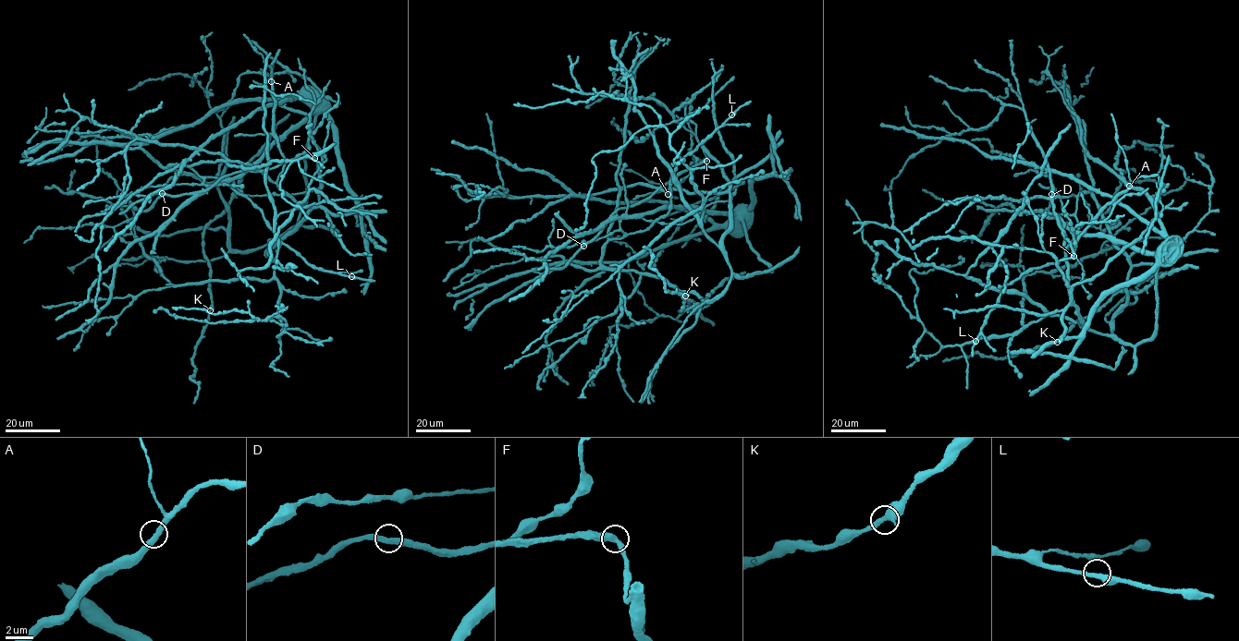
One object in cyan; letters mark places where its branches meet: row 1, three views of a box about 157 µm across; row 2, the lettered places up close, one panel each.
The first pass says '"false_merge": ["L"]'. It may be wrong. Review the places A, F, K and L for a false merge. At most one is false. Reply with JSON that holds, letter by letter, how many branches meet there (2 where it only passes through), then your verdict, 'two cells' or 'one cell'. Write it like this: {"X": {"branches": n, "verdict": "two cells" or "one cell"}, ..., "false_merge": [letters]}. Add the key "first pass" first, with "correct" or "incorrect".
{"first pass": "incorrect", "A": {"branches": 2, "verdict": "one cell"}, "F": {"branches": 2, "verdict": "two cells"}, "K": {"branches": 2, "verdict": "one cell"}, "L": {"branches": 2, "verdict": "one cell"}, "false_merge": ["F"]}

